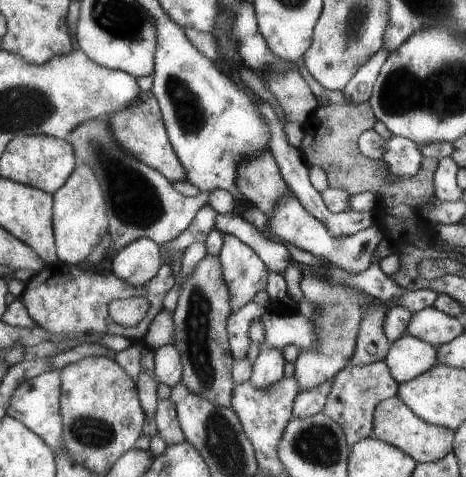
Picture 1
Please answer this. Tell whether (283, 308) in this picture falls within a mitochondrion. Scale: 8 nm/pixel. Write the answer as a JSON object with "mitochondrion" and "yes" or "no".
{"mitochondrion":"no"}

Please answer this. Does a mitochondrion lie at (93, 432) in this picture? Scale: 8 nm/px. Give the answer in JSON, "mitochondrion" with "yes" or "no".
{"mitochondrion":"yes"}

